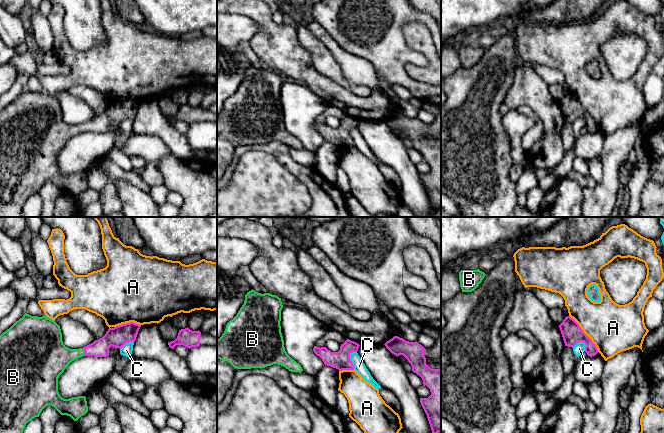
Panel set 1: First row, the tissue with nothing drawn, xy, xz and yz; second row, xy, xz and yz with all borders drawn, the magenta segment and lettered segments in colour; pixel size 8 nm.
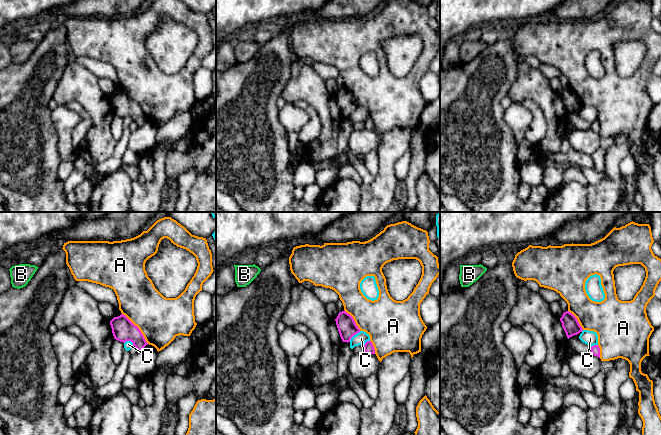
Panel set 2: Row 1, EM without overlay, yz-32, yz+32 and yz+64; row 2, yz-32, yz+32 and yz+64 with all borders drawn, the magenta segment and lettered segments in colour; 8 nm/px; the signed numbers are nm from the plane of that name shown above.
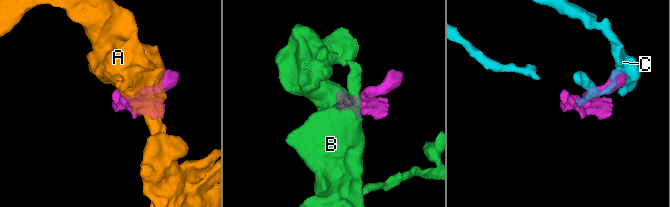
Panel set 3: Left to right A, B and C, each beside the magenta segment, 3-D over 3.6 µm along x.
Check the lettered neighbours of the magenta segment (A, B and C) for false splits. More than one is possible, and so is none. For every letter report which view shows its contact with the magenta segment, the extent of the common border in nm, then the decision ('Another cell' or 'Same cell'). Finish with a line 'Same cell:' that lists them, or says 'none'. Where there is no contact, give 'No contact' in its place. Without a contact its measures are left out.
A: Touches magenta in yz. Shared border 380 nm. Another cell
B: Touches magenta in xy. Shared border 70 nm. Same cell
C: Touches magenta in xz. Shared border 150 nm. Another cell
Same cell: B

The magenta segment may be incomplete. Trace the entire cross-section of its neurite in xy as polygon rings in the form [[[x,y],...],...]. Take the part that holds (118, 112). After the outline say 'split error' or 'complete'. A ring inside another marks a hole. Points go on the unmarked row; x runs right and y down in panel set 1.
[[[27,89],[0,111],[0,217],[22,217],[26,200],[39,193],[42,186],[51,181],[61,191],[77,197],[88,188],[85,172],[64,175],[58,168],[58,154],[74,136],[83,132],[107,133],[111,122],[121,125],[126,119],[135,118],[141,101],[134,98],[109,104],[106,110],[93,119],[79,125],[70,125],[63,120],[60,102],[46,91],[31,92]]] | split error

